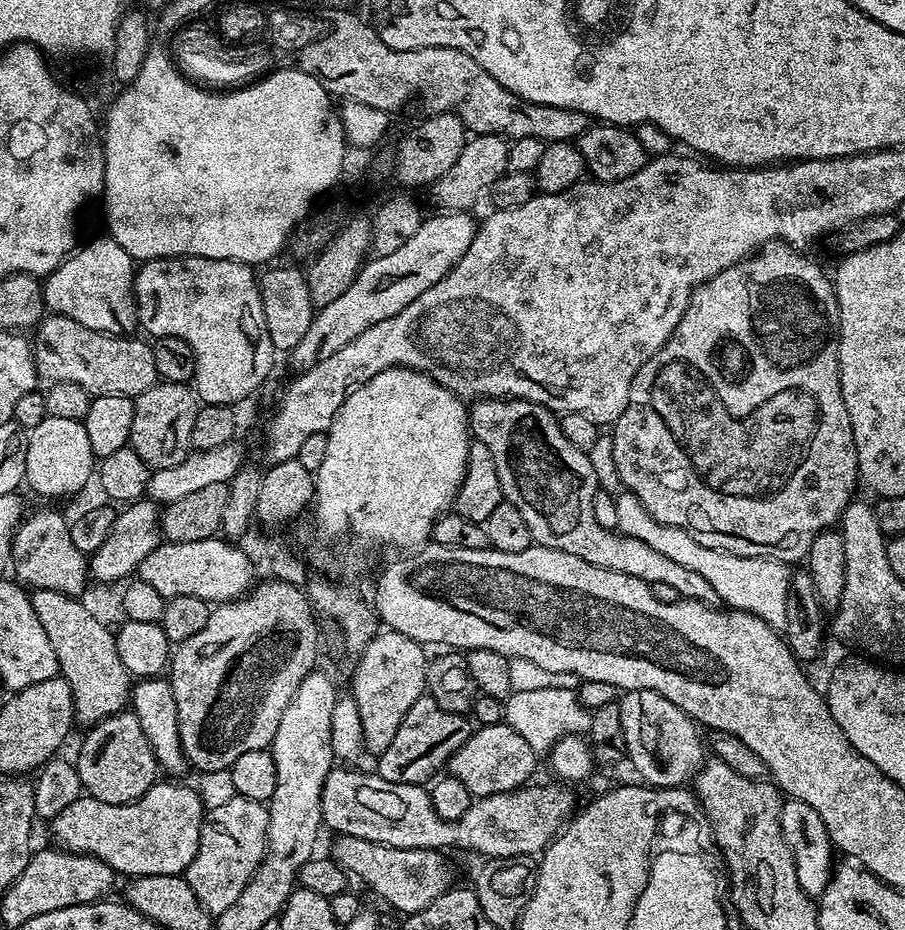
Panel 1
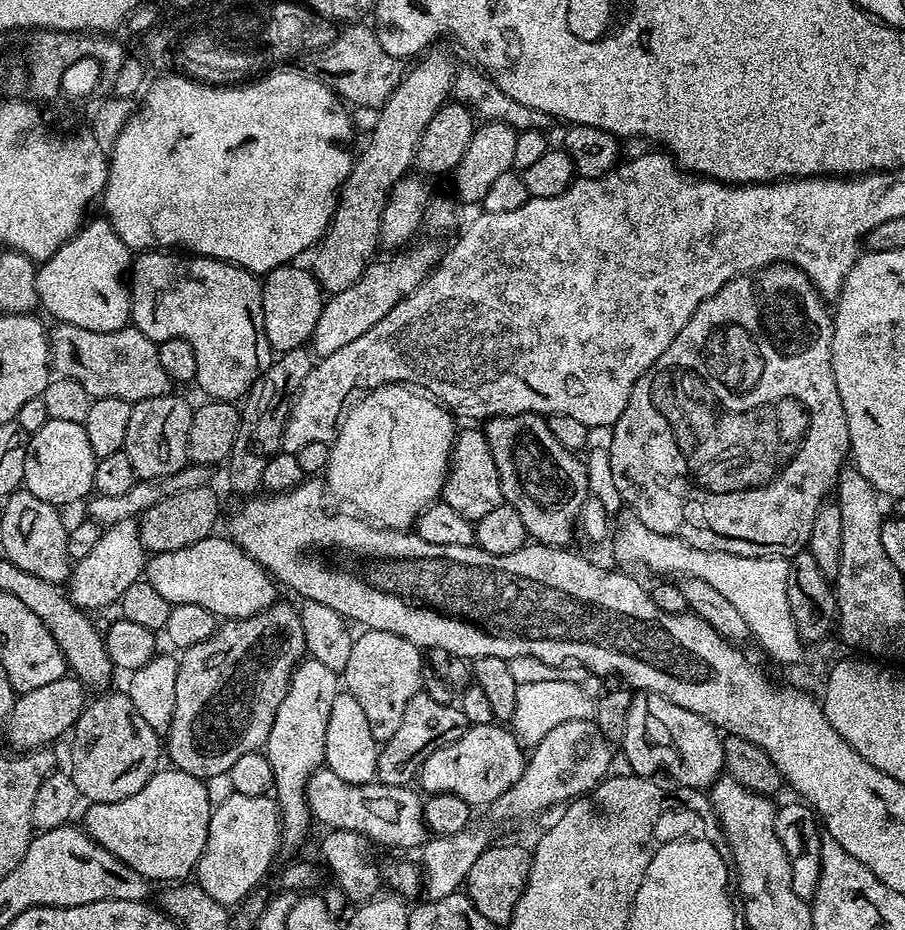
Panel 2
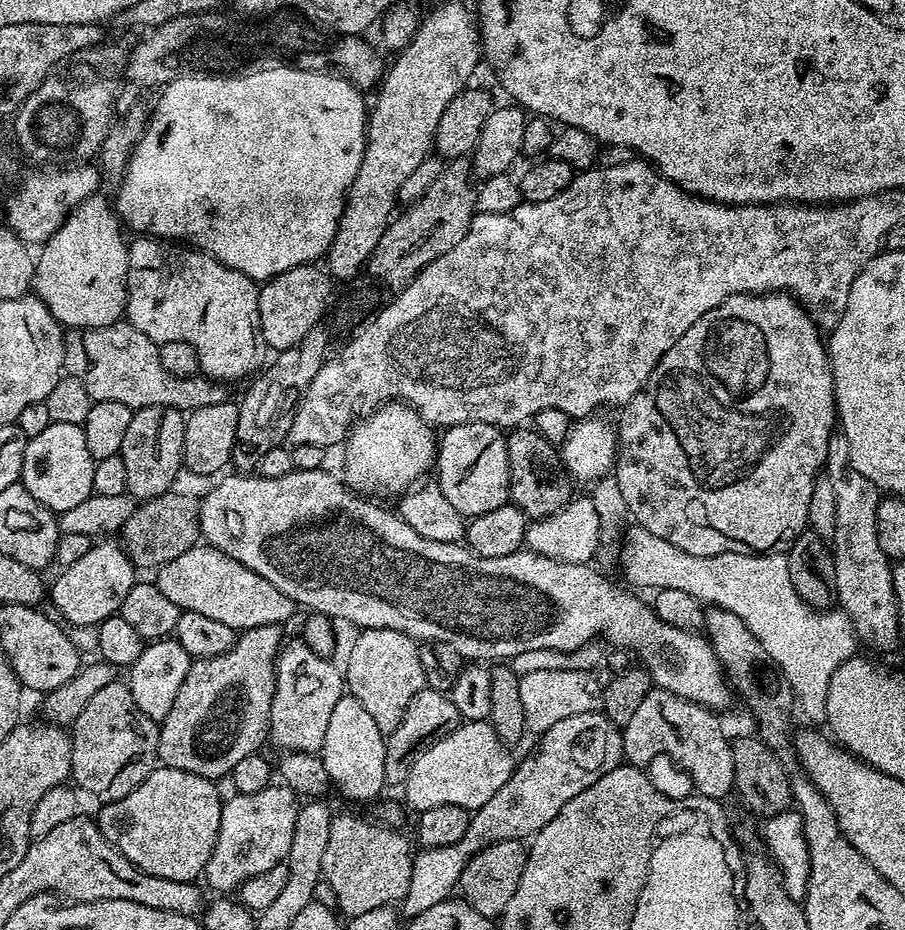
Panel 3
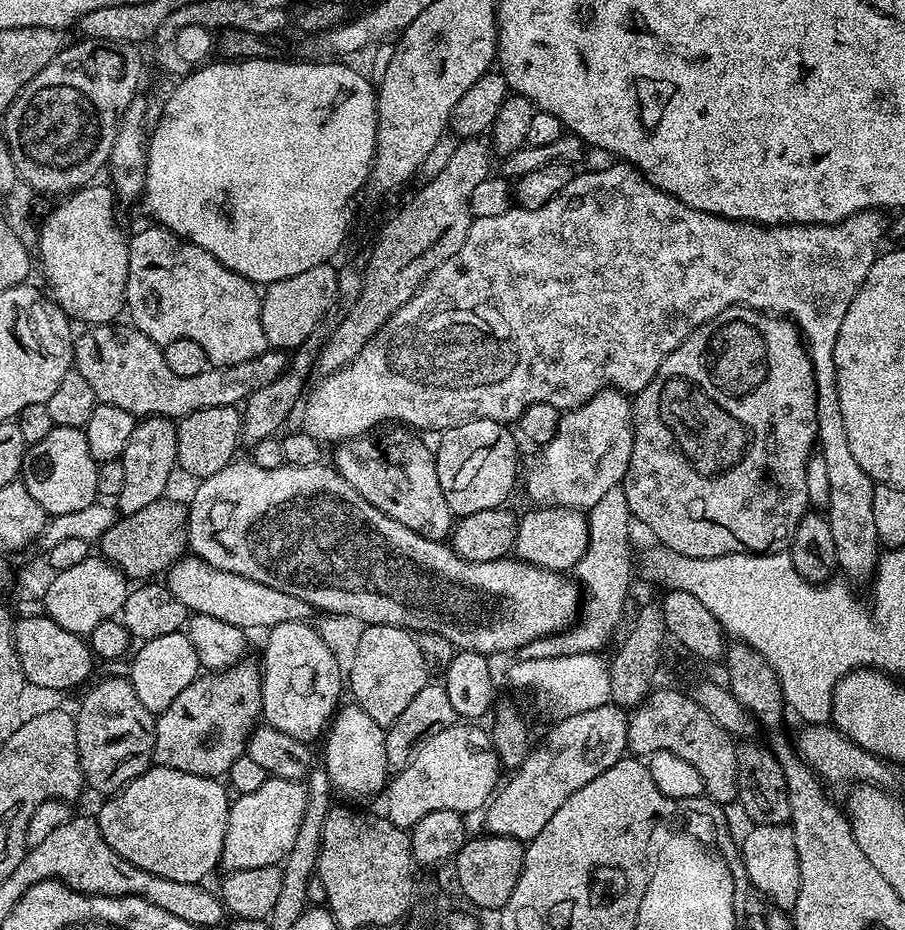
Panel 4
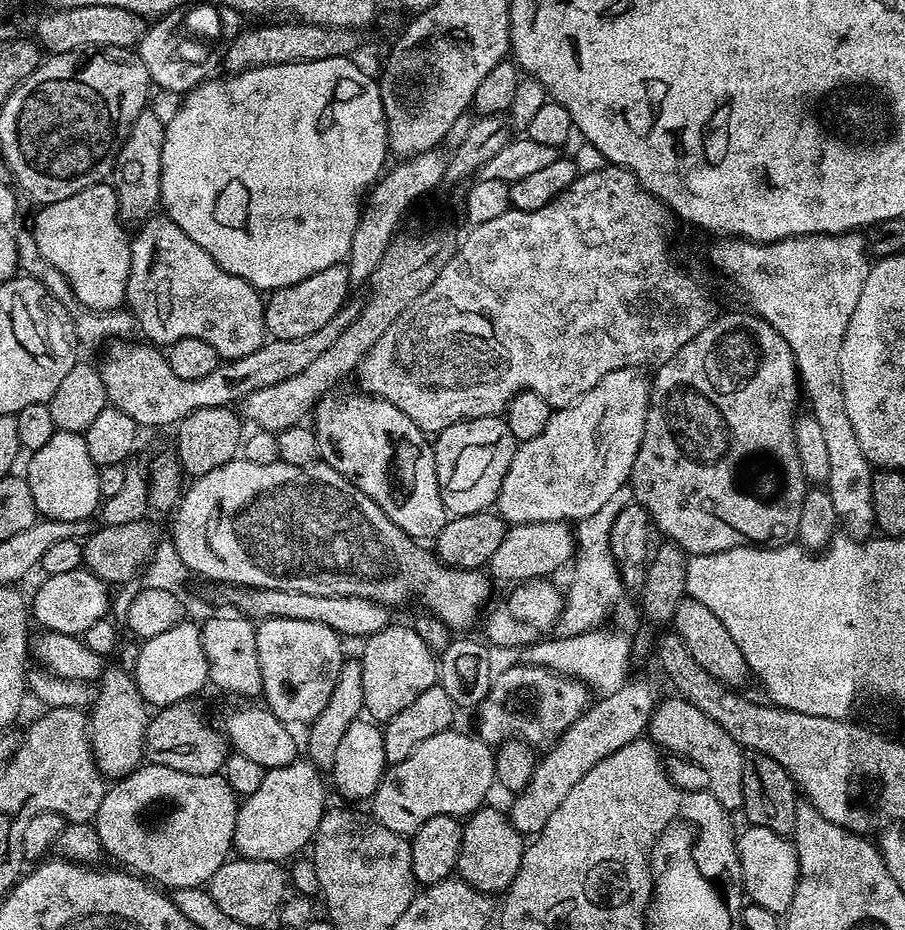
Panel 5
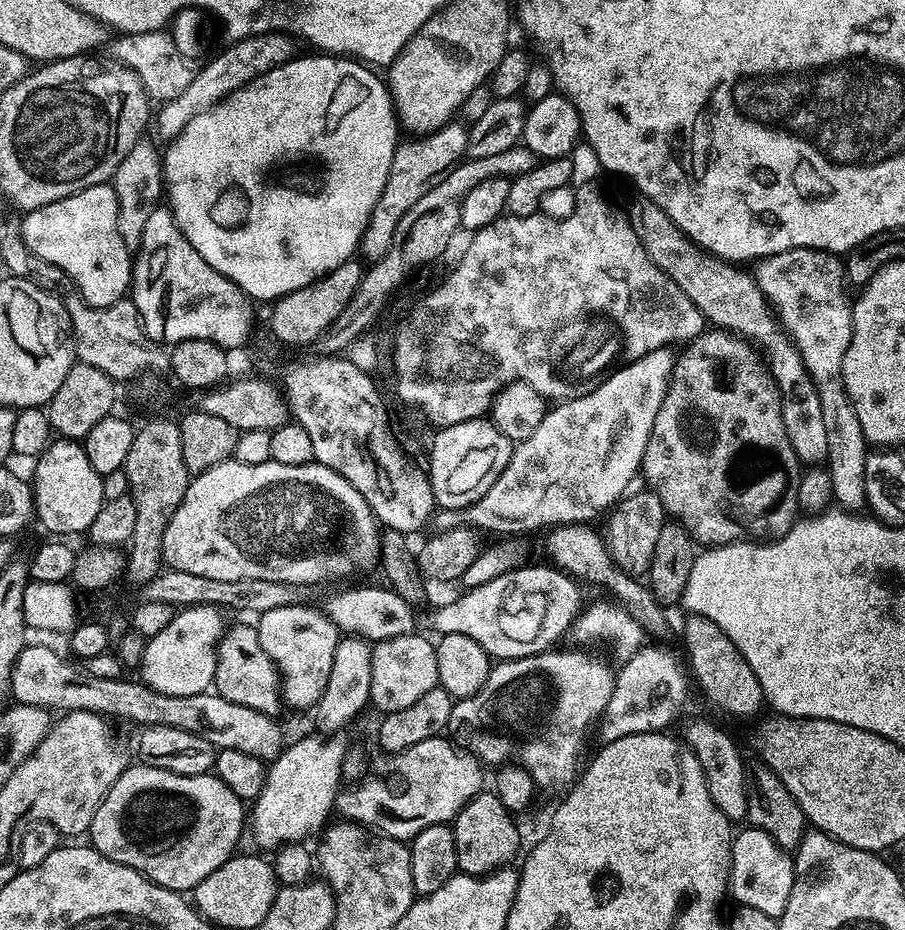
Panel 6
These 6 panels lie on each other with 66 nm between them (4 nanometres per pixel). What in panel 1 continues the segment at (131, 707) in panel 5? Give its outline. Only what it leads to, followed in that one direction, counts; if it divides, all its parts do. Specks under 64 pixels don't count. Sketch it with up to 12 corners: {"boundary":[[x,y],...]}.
{"boundary":[[134,712],[87,732],[74,760],[87,795],[139,800],[159,764]]}

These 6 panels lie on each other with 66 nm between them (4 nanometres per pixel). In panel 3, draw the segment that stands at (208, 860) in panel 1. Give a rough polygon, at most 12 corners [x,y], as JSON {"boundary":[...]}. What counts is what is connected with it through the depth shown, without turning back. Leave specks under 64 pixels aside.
{"boundary":[[287,786],[223,801],[204,867],[217,893],[285,863],[298,796]]}

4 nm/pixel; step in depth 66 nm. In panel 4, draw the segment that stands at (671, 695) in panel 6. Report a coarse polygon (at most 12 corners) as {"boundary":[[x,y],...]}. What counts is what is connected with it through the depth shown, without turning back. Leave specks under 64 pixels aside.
{"boundary":[[611,702],[557,719],[483,813],[493,836],[542,834],[570,794],[625,759]]}

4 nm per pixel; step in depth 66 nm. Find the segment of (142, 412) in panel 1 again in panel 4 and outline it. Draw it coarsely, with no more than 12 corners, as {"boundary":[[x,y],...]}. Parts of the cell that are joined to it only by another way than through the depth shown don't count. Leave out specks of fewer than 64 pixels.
{"boundary":[[145,417],[121,460],[121,515],[167,493],[176,468],[175,423]]}

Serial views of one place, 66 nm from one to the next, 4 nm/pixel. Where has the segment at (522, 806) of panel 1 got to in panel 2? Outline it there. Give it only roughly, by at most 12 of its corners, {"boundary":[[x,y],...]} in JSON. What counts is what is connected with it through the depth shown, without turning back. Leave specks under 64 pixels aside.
{"boundary":[[322,766],[307,782],[313,819],[375,845],[419,849],[421,795],[354,784]]}

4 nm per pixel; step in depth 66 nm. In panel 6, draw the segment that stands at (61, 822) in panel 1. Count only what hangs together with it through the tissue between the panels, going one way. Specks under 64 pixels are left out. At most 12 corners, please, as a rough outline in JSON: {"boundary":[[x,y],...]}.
{"boundary":[[136,762],[90,829],[106,858],[188,894],[234,855],[245,801]]}

